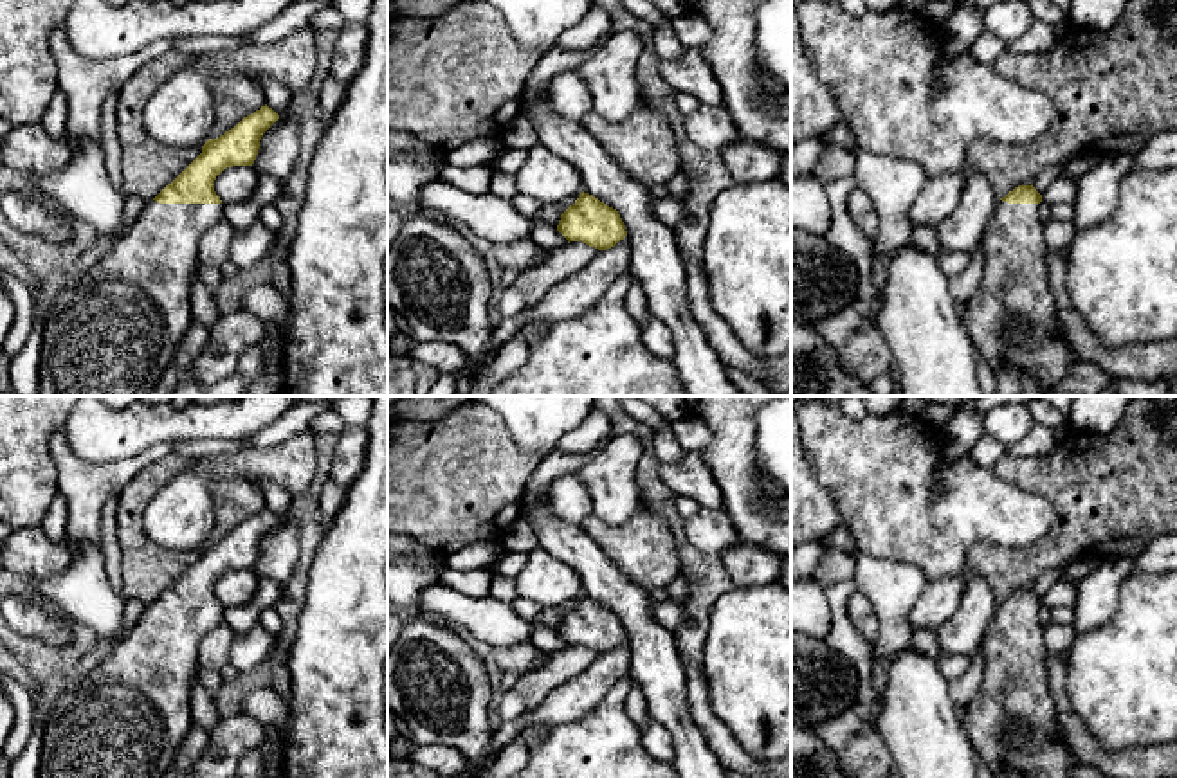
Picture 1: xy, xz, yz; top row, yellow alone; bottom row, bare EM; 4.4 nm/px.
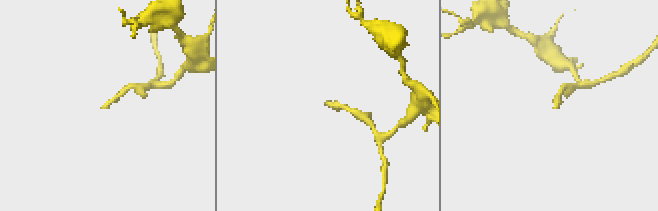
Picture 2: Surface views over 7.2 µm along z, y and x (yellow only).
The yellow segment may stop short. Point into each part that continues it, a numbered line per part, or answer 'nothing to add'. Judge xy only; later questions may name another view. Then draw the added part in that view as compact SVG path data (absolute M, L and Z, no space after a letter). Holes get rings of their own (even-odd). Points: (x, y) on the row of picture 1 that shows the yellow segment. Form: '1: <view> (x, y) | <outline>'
1: xy (112, 332) | M148 200L139 218L124 236L90 270L72 277L54 297L43 317L43 344L40 360L40 396L148 396L160 380L164 369L173 364L175 353L191 324L191 283L198 274L198 245L207 229L224 220L224 204L159 204Z

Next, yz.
1: yz (1012, 319) | M999 198L981 249L982 283L964 303L977 355L993 371L1008 364L1029 375L1047 396L1080 358L1058 333L1040 204Z

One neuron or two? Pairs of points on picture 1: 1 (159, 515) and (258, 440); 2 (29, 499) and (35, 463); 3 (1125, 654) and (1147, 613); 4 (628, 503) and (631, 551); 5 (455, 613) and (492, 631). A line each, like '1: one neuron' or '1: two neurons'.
1: two neurons
2: one neuron
3: one neuron
4: two neurons
5: one neuron

